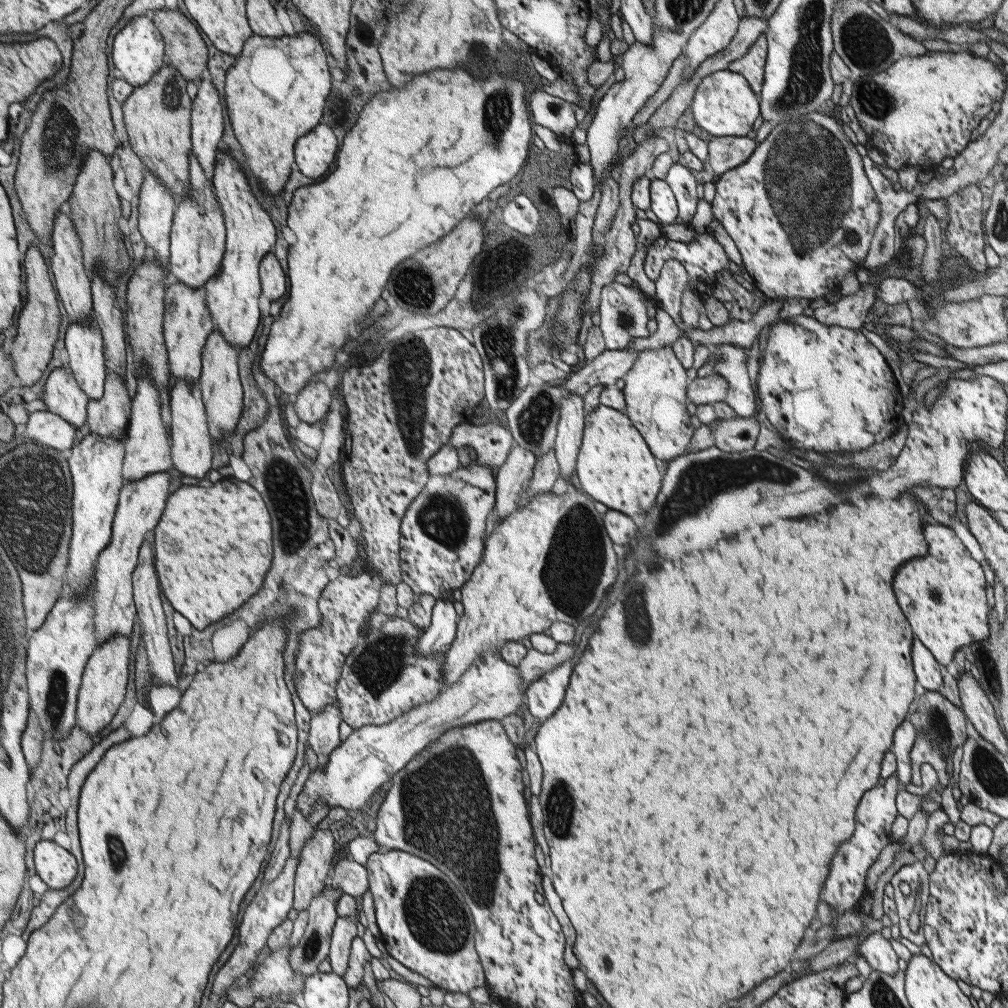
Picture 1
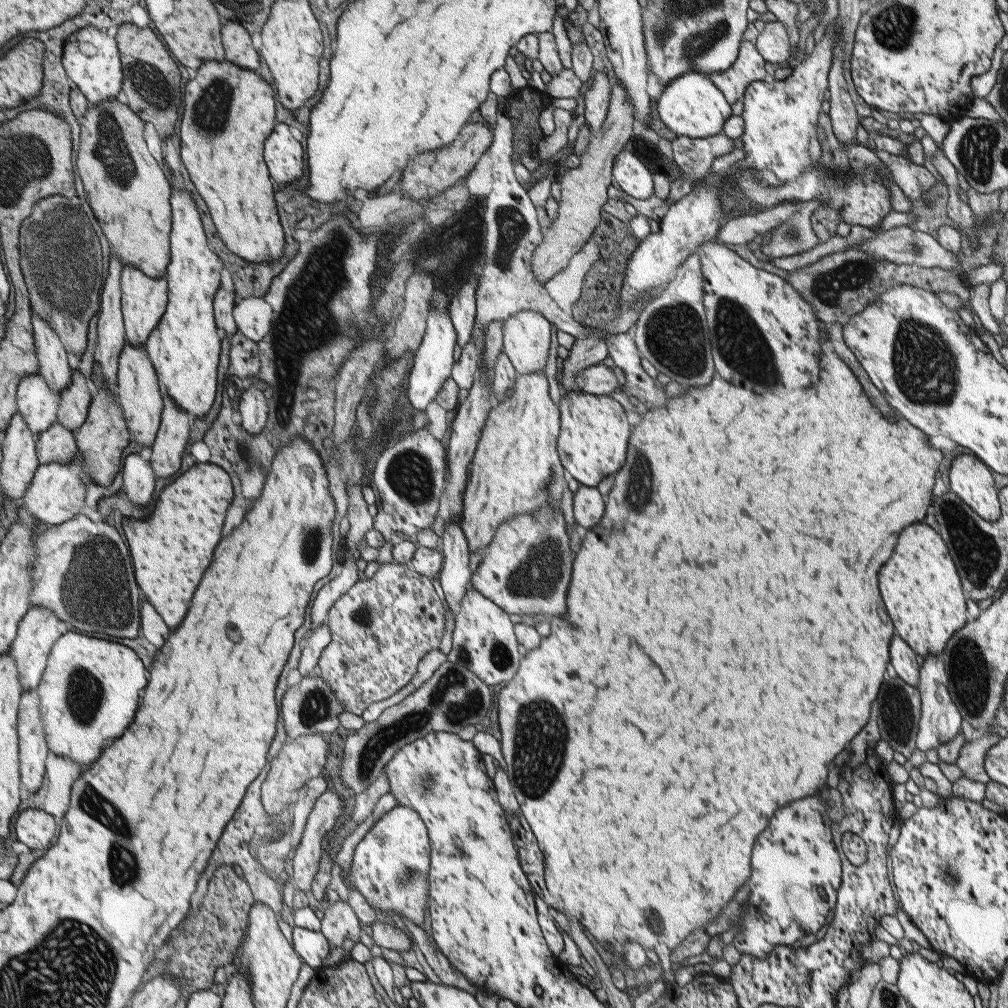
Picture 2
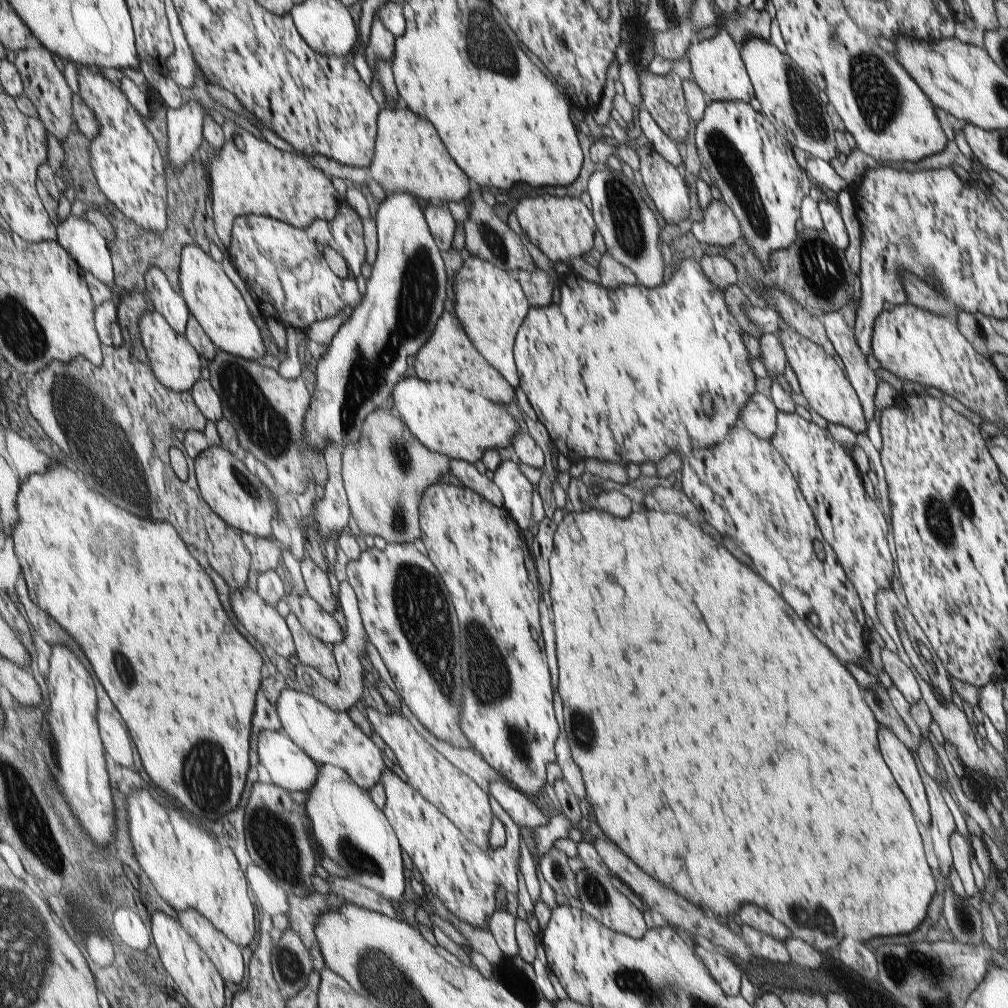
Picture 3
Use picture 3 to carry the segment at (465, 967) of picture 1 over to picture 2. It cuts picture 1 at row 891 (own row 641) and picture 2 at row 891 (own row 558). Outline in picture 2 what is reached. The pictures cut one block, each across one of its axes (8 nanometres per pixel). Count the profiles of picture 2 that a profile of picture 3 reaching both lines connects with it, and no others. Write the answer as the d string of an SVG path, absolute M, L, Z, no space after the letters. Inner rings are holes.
M396 804L389 812L380 816L371 830L355 845L350 867L346 873L342 872L342 879L346 888L359 891L371 908L401 914L420 927L430 900L429 863L430 844L426 826L414 810Z

